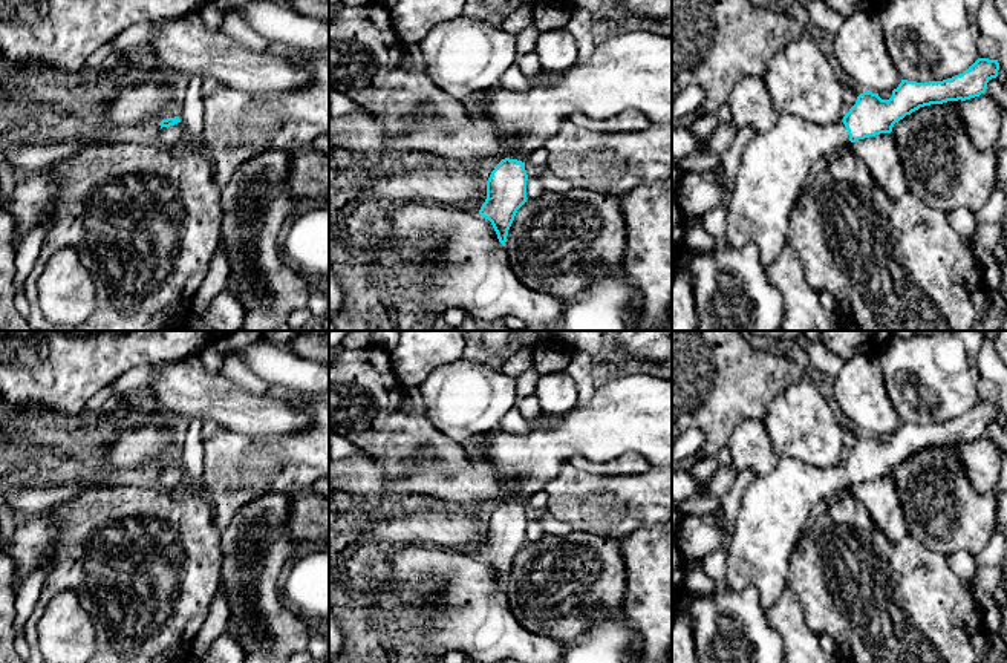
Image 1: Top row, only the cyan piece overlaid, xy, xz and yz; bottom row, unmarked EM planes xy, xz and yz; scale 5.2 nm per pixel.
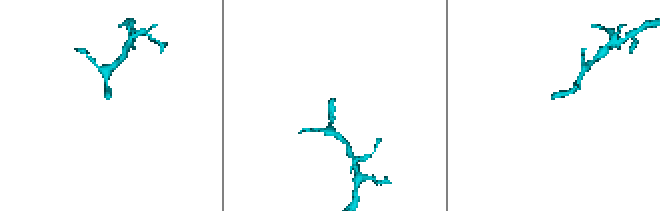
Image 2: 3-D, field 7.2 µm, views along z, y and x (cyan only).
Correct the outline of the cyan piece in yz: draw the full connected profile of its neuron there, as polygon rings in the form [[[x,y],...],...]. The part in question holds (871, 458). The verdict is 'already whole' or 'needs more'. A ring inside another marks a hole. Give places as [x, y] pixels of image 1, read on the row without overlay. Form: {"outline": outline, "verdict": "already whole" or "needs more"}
{"outline": [[[978,401],[963,416],[943,424],[901,423],[889,443],[882,443],[878,436],[863,435],[843,462],[833,467],[819,467],[796,458],[781,458],[771,472],[756,475],[742,495],[725,550],[727,571],[722,585],[732,591],[754,588],[764,611],[768,611],[788,585],[790,563],[814,505],[836,501],[842,492],[848,492],[851,485],[859,482],[891,476],[895,465],[920,450],[979,439],[986,435],[987,426],[998,420],[998,413],[998,403]]], "verdict": "needs more"}

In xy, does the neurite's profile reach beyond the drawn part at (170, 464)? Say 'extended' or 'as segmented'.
extended

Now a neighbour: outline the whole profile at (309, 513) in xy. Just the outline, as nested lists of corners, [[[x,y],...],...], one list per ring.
[[[314,492],[292,496],[289,534],[300,547],[329,544],[329,499]]]

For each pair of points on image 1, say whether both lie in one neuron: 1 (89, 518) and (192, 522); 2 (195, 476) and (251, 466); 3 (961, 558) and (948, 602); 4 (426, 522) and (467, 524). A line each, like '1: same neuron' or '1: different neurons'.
1: same neuron
2: different neurons
3: different neurons
4: same neuron

